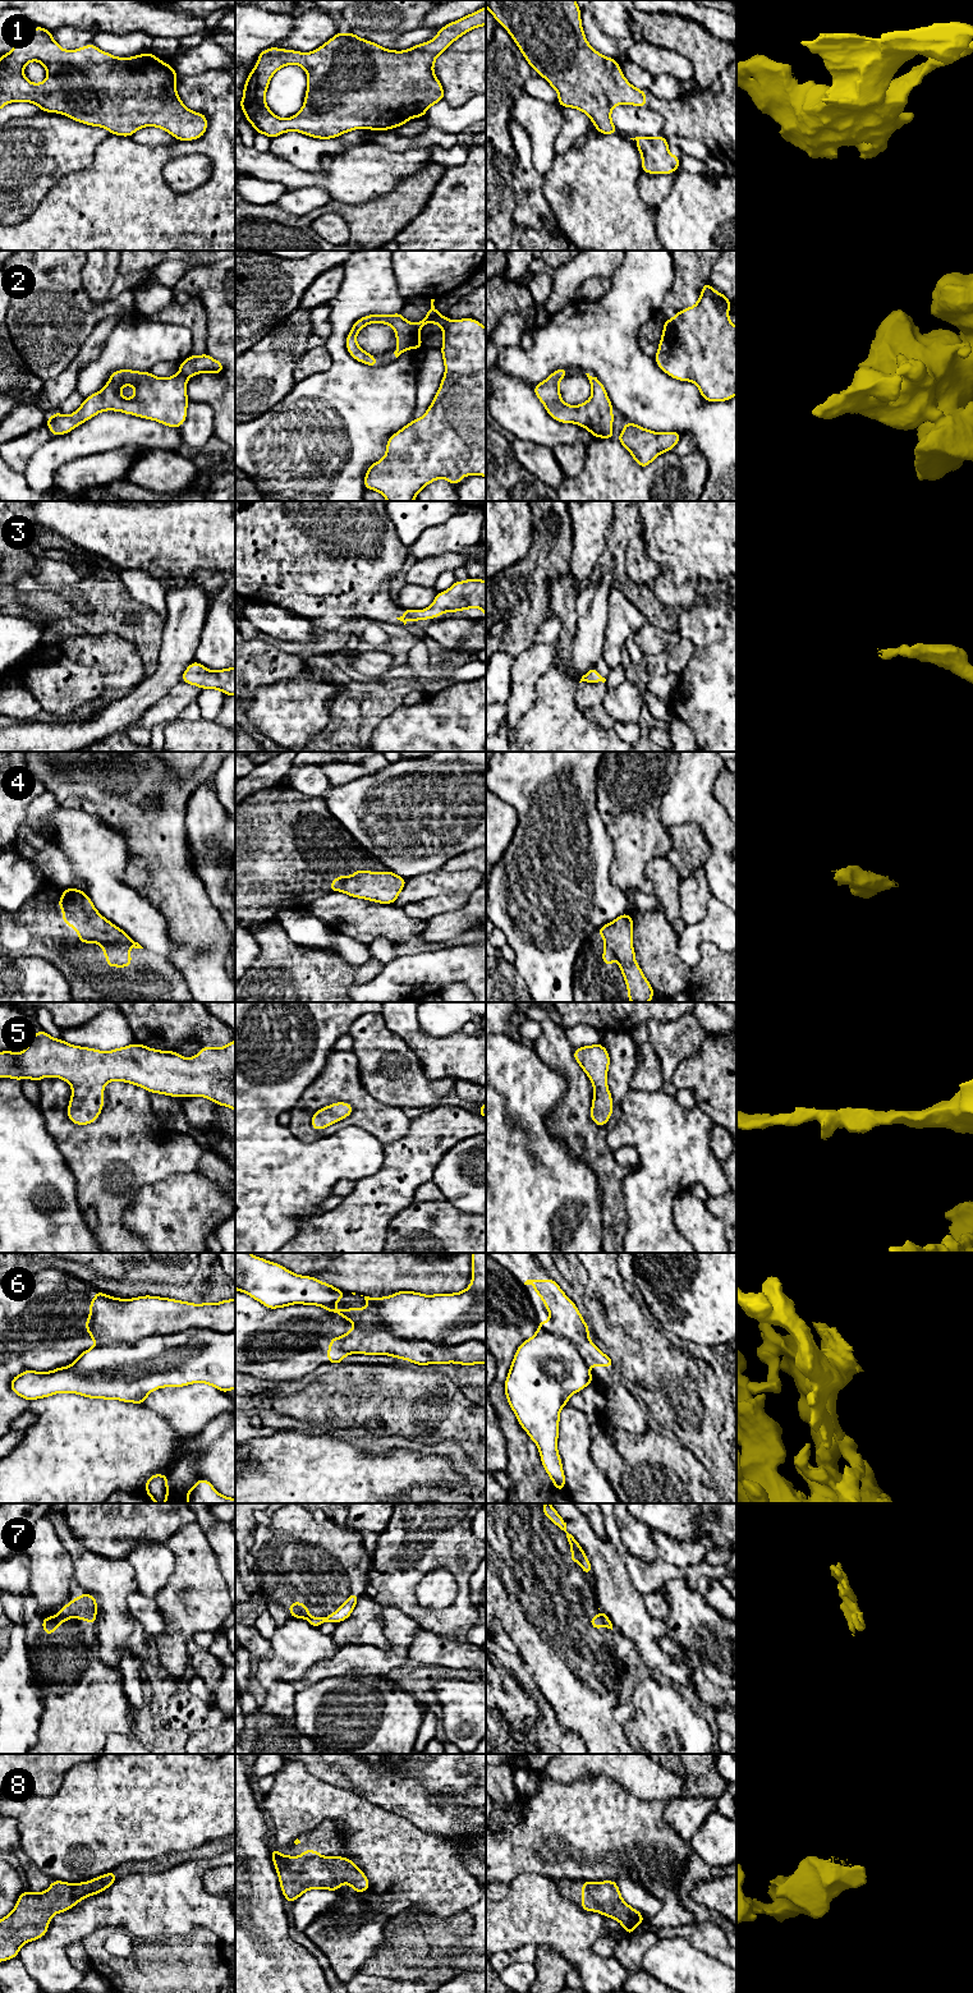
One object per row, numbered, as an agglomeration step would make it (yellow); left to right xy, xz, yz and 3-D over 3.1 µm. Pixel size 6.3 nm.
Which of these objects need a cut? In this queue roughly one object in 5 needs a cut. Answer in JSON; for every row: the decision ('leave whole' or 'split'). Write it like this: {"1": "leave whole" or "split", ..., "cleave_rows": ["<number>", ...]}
{"1": "leave whole", "2": "leave whole", "3": "leave whole", "4": "leave whole", "5": "leave whole", "6": "split", "7": "leave whole", "8": "leave whole", "cleave_rows": ["6"]}

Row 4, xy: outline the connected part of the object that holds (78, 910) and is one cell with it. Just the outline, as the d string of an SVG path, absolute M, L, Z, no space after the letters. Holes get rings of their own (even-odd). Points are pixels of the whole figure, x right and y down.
M63 888L58 900L63 911L63 922L78 932L78 941L101 945L106 956L106 966L127 968L132 965L129 947L143 949L121 928L104 918L92 900L79 888Z

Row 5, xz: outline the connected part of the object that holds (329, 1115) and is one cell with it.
M336 1102L317 1110L311 1120L315 1130L322 1130L353 1113L353 1106L346 1102Z

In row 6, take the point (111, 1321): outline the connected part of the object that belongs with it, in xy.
M95 1291L95 1299L90 1301L90 1317L84 1326L90 1337L93 1338L95 1346L136 1345L139 1340L148 1336L176 1335L188 1330L211 1330L225 1333L235 1331L235 1299L215 1304L193 1304L151 1295L120 1299Z

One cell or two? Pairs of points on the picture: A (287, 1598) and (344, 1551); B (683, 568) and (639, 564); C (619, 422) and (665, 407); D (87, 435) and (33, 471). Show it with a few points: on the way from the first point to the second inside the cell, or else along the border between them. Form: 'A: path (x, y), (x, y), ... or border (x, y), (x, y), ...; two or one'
A: path (304, 1580), (310, 1575), (333, 1575), (335, 1569); one
B: border (641, 533), (645, 541), (645, 552), (650, 559); two
C: border (620, 416), (625, 419); two
D: path (74, 445), (54, 451), (46, 459); one

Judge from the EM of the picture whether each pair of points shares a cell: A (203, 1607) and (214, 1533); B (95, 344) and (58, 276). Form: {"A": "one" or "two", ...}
{"A": "two", "B": "two"}

